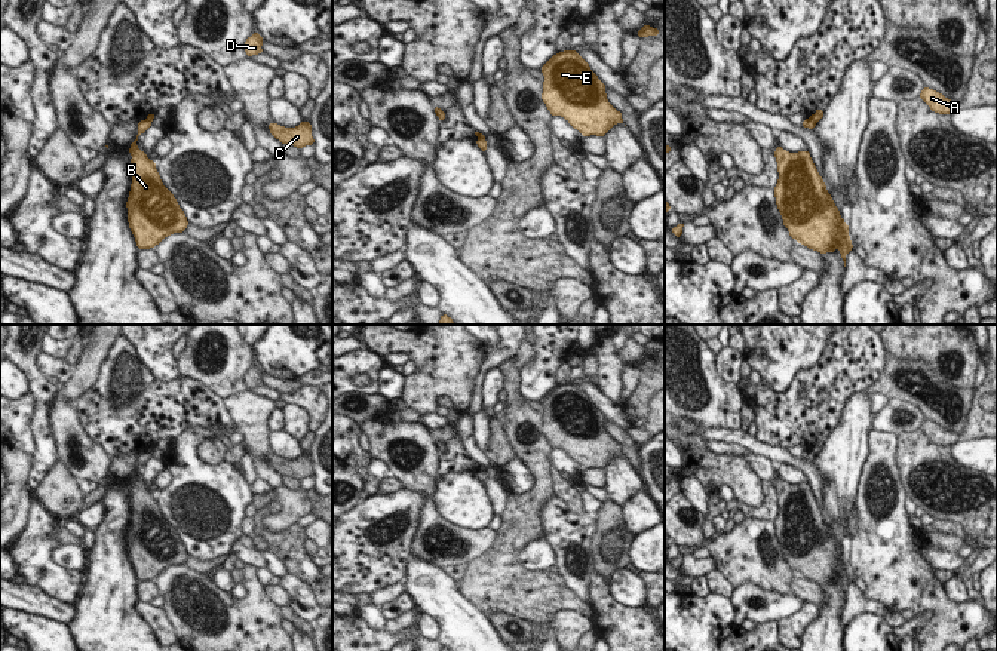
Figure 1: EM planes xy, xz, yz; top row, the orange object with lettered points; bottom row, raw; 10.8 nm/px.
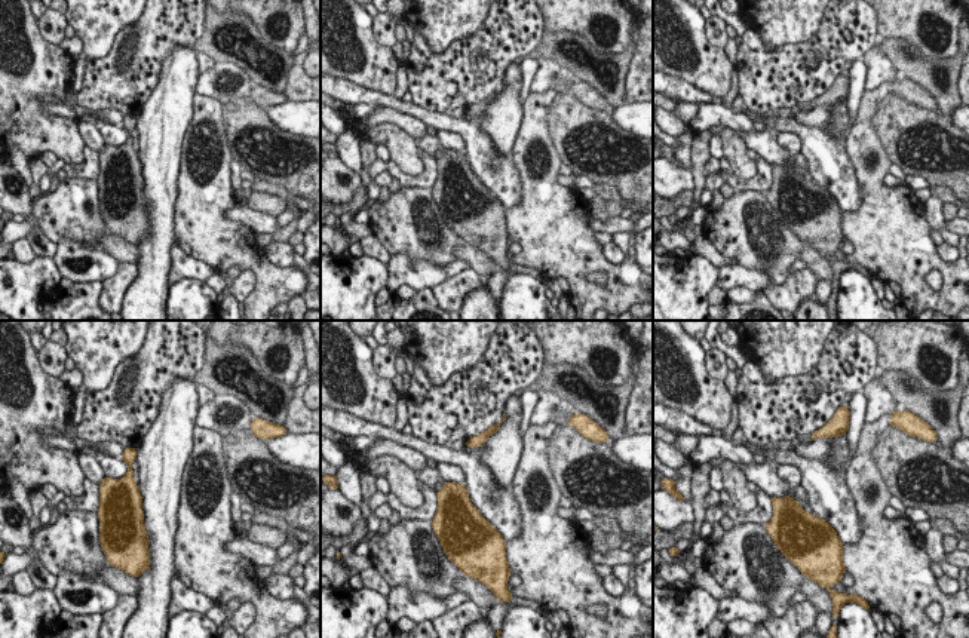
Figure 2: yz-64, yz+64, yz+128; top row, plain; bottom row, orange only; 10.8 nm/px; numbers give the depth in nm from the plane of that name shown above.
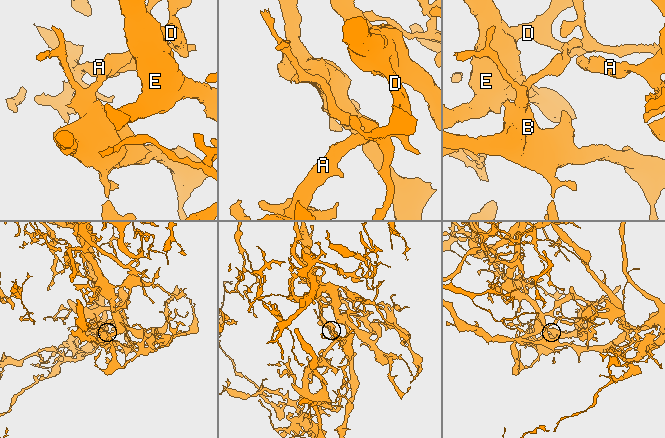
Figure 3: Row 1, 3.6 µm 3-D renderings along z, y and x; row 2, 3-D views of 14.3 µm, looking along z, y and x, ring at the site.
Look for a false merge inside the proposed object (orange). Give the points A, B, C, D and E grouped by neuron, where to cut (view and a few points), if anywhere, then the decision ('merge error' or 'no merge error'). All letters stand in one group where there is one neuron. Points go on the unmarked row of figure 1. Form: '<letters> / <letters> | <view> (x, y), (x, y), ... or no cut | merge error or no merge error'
A C D E / B | yz (809, 450), (815, 455) | merge error

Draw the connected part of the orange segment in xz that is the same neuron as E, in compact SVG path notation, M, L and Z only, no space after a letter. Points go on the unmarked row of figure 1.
M576 383L553 387L542 405L547 442L567 451L582 469L604 469L614 457L625 457L622 445L607 432L605 417Z

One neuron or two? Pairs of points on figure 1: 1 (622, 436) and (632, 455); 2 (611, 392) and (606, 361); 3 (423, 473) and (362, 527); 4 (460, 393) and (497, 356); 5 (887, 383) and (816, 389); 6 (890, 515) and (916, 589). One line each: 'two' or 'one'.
1: one
2: one
3: two
4: two
5: two
6: one

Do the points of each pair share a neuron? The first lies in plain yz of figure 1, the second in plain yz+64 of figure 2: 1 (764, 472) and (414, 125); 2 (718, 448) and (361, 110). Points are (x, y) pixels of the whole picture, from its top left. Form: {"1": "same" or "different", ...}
{"1": "same", "2": "same"}

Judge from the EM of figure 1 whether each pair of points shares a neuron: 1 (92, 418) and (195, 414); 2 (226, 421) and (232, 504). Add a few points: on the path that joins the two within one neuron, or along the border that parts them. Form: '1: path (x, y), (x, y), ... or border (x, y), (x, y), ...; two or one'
1: path (117, 417), (169, 414); one
2: border (192, 426), (223, 429), (226, 436); two

